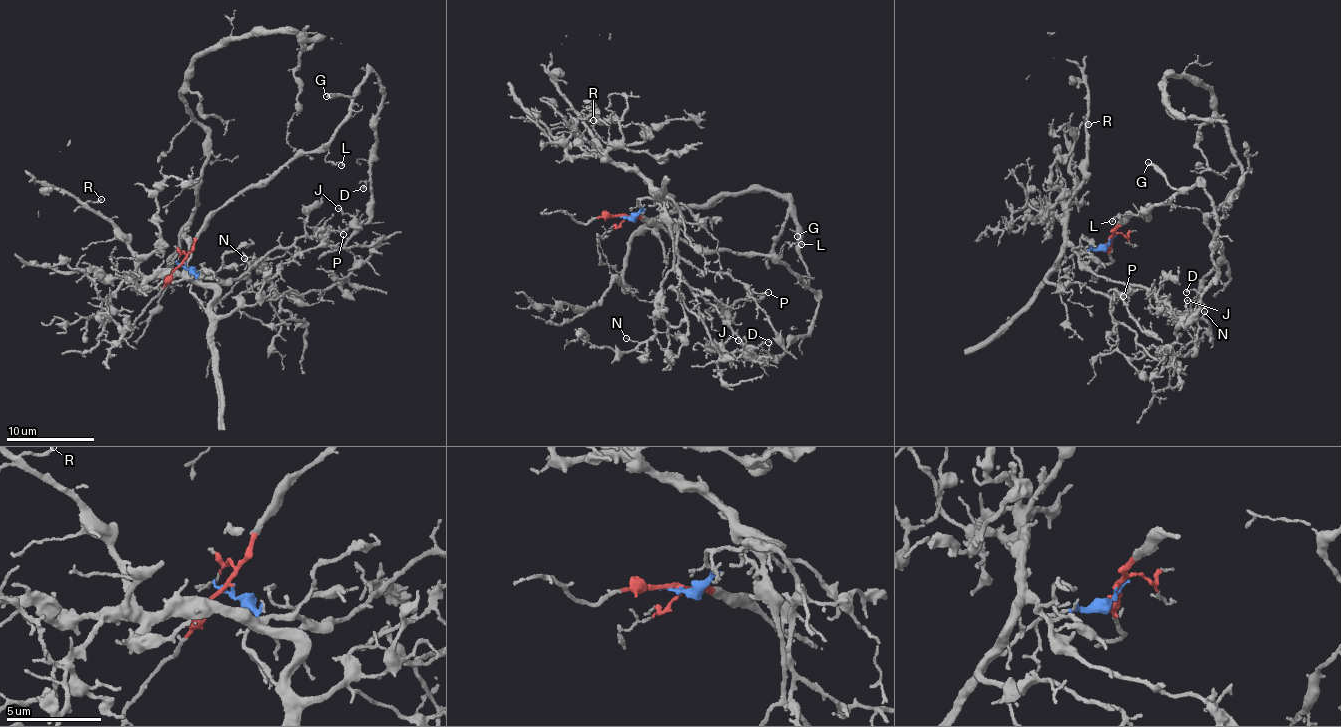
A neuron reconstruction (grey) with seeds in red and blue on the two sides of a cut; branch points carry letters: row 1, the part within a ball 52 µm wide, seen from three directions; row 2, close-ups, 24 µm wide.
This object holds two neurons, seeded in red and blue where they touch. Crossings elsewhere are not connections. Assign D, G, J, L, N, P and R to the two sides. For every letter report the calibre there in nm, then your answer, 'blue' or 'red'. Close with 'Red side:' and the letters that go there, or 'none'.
D: 110 nm | red
G: 200 nm | red
J: 150 nm | blue
L: 100 nm | red
N: 110 nm | blue
P: 110 nm | blue
R: 150 nm | blue
Red side: D, G, L

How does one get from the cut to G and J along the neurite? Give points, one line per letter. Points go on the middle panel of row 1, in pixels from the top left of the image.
G: (620, 216), (636, 214), (679, 238), (707, 248), (768, 257), (805, 279), (808, 273), (797, 236)
J: (620, 216), (628, 219), (640, 210), (638, 199), (655, 192), (674, 271), (713, 306), (739, 340)

